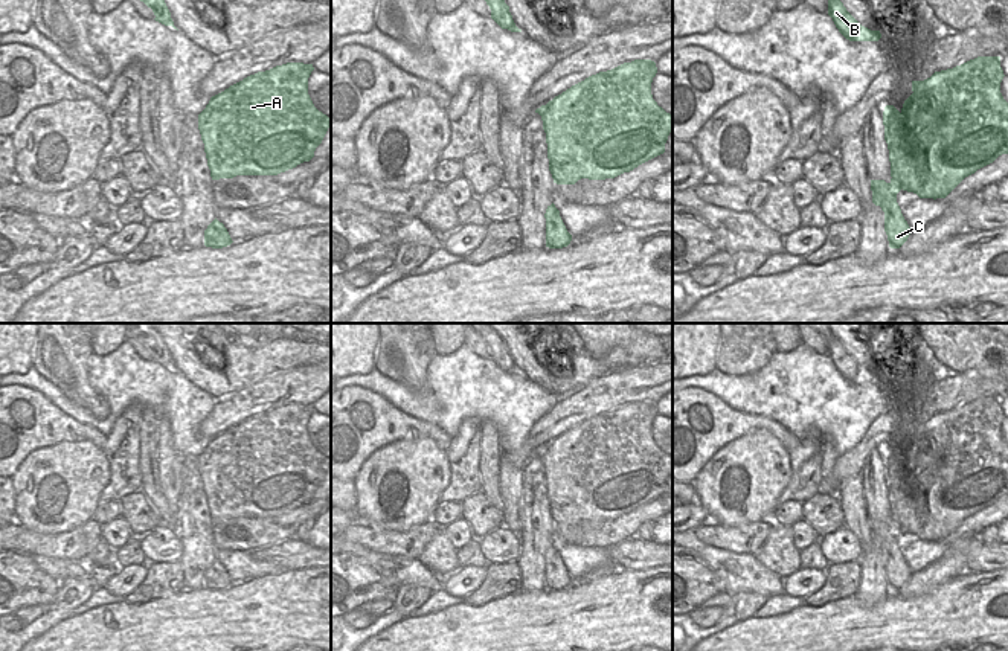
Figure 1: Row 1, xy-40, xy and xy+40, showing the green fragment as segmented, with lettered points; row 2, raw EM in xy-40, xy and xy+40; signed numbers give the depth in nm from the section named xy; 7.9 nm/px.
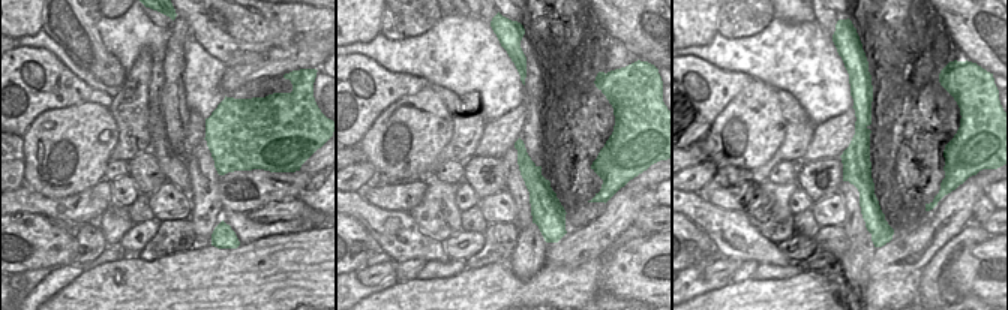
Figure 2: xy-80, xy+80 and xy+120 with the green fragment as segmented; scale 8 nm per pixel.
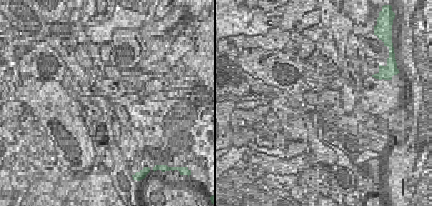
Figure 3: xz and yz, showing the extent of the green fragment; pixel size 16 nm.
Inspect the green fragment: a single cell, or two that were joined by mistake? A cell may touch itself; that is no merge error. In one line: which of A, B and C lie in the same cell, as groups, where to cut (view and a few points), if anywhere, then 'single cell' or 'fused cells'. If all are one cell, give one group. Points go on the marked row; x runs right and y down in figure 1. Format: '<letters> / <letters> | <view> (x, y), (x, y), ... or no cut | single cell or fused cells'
A / B C | xy+40 (892, 177), (902, 188) | fused cells

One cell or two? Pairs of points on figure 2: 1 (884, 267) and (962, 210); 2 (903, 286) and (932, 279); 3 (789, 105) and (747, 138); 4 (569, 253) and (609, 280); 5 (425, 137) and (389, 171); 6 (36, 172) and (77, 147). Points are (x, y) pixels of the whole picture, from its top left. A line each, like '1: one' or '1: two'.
1: one
2: two
3: two
4: two
5: one
6: one

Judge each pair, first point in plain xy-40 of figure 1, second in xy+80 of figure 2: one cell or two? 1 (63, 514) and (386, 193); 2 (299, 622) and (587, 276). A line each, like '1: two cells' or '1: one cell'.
1: two cells
2: one cell

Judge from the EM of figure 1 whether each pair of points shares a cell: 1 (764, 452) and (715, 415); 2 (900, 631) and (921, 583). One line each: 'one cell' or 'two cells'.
1: two cells
2: two cells

